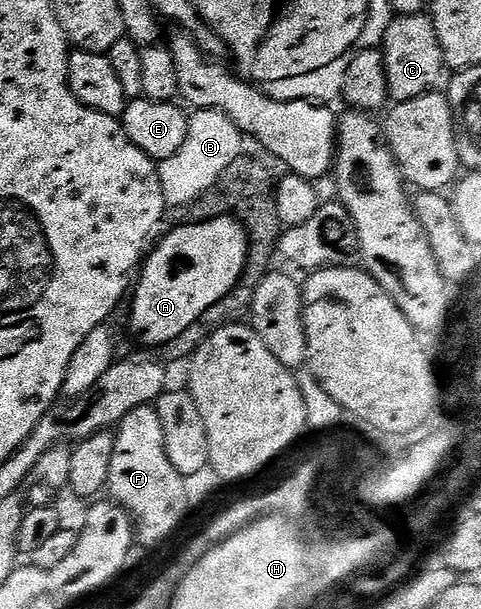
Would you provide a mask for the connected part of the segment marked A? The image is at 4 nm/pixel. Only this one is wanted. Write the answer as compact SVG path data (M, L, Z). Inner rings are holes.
M229 214L206 220L202 224L175 226L173 230L163 237L162 244L155 251L153 248L149 252L137 276L138 288L135 291L133 288L132 291L134 304L130 307L130 327L146 347L162 347L173 339L181 340L184 329L195 326L202 315L212 309L212 305L221 301L238 284L242 271L246 268L246 254L250 252L250 241L245 226Z

